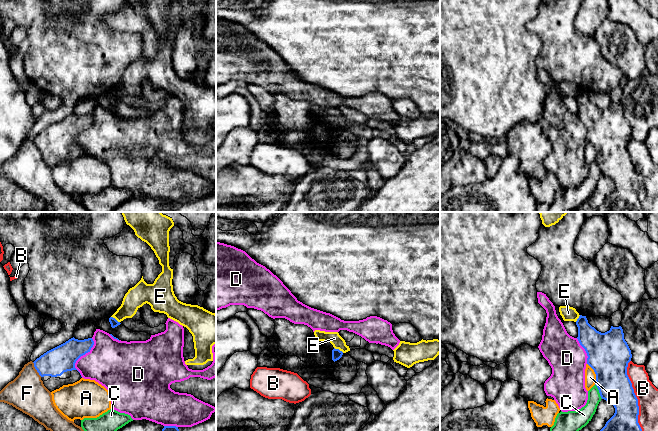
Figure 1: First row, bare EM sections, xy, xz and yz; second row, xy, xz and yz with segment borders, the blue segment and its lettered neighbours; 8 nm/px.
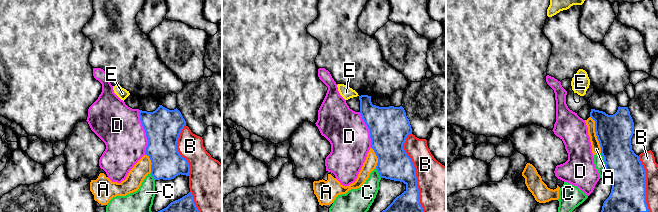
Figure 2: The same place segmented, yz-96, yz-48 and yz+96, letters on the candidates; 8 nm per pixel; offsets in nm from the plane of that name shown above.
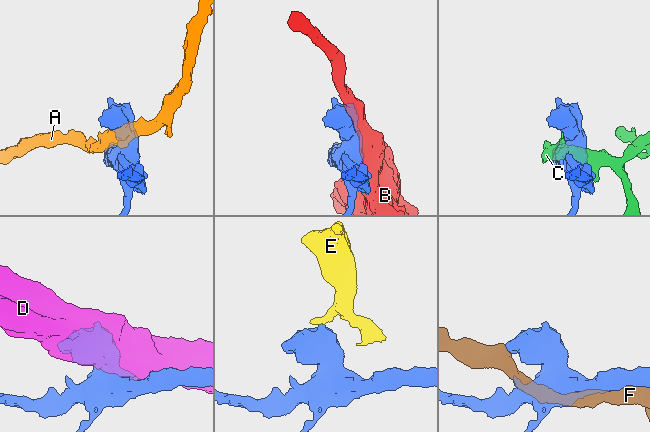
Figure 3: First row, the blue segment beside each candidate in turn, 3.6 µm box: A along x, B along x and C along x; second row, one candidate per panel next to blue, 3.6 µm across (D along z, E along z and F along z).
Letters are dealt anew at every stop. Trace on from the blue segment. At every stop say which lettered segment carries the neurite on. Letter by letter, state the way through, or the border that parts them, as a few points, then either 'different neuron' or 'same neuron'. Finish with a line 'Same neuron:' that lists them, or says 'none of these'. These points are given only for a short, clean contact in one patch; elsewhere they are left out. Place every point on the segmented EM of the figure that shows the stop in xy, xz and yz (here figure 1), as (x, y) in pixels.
A: different neuron
B: different neuron
C: different neuron
D: different neuron
E: border along xz (334, 347), (343, 352); different neuron
F: different neuron
Same neuron: none of these

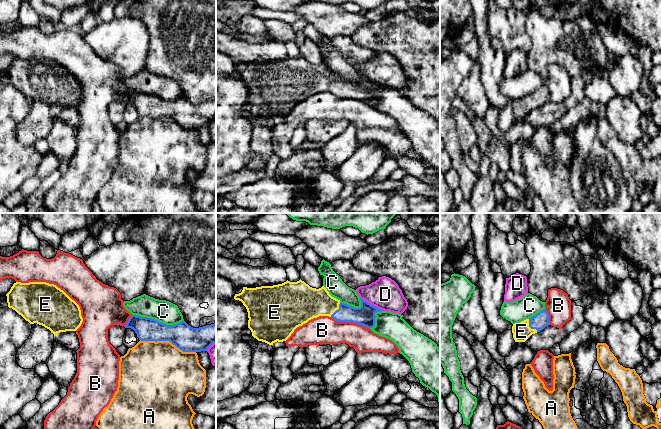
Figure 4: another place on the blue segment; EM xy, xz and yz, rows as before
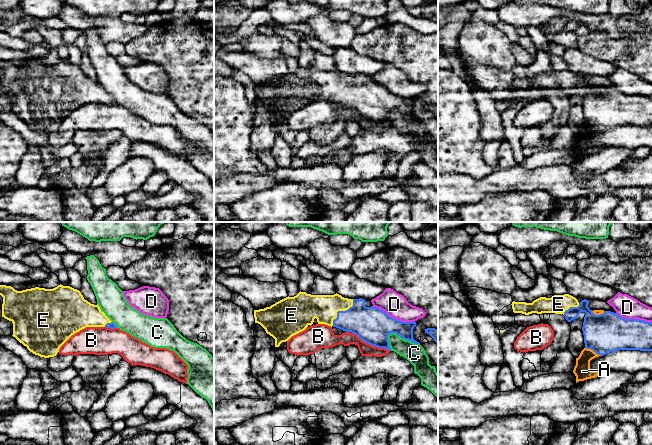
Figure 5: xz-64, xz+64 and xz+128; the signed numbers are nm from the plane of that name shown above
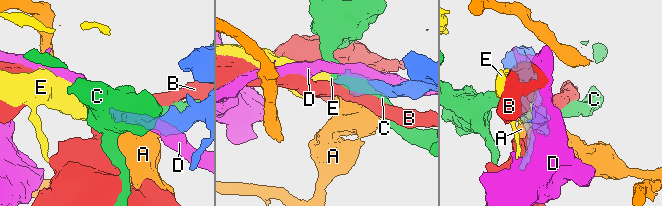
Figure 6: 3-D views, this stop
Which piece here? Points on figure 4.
A: different neuron
B: different neuron
C: different neuron
D: different neuron
E: runs through yz (540, 320), (530, 327), (521, 331); same neuron
Same neuron: E

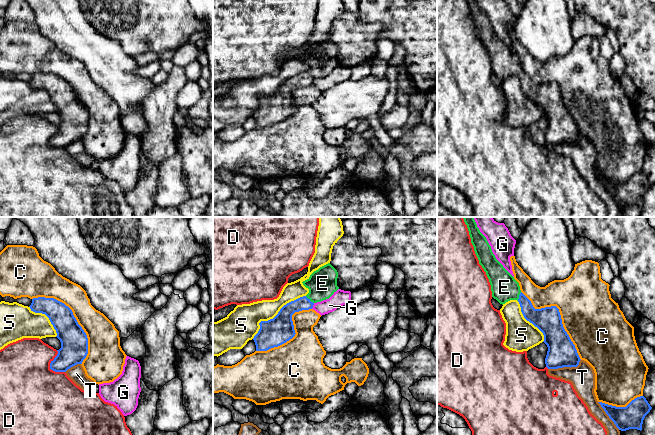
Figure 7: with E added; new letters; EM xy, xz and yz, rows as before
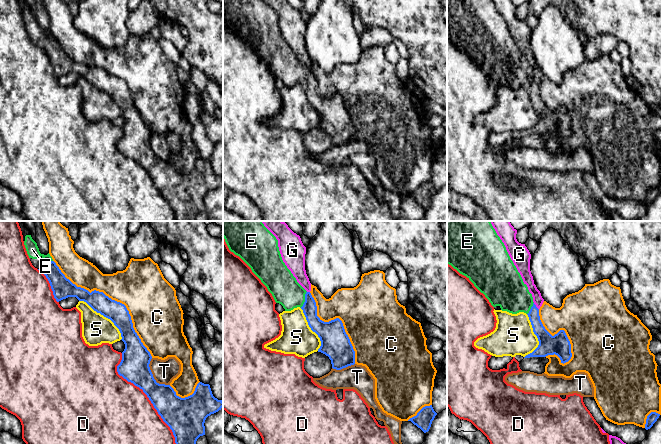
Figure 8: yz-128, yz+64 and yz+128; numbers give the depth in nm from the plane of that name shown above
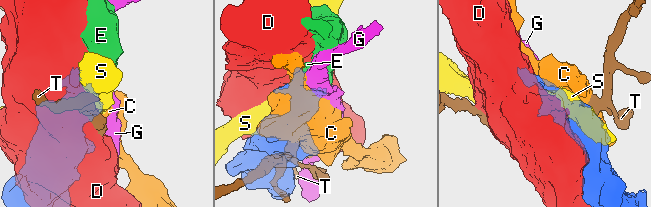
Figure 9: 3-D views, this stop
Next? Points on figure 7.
C: different neuron
D: different neuron
E: same neuron
G: different neuron
S: different neuron
T: different neuron
Same neuron: E

